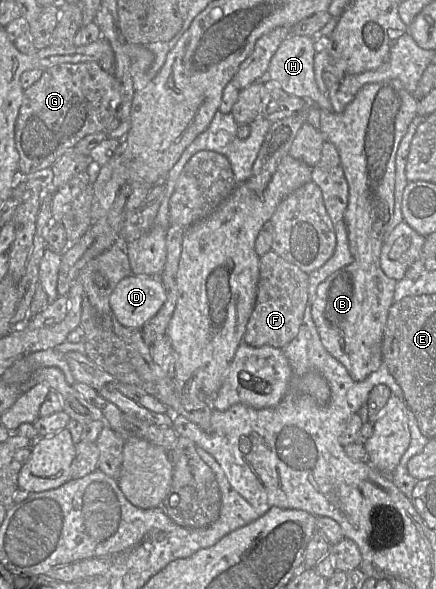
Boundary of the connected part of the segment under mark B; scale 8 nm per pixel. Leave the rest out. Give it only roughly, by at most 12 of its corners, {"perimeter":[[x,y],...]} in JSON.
{"perimeter":[[400,80],[320,109],[348,182],[353,262],[319,284],[324,348],[357,382],[383,364],[397,281],[380,254],[397,149],[418,103]]}

